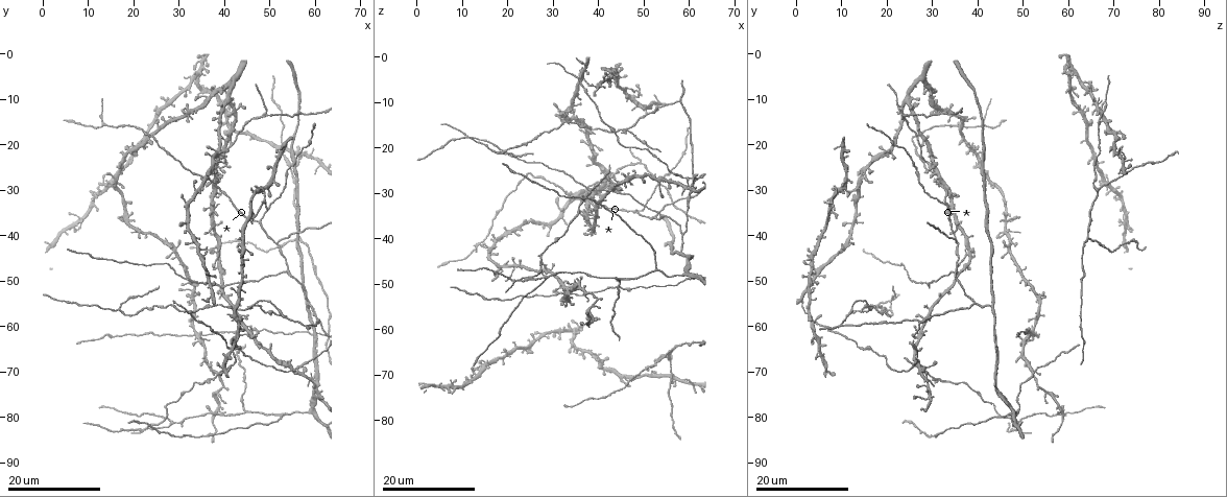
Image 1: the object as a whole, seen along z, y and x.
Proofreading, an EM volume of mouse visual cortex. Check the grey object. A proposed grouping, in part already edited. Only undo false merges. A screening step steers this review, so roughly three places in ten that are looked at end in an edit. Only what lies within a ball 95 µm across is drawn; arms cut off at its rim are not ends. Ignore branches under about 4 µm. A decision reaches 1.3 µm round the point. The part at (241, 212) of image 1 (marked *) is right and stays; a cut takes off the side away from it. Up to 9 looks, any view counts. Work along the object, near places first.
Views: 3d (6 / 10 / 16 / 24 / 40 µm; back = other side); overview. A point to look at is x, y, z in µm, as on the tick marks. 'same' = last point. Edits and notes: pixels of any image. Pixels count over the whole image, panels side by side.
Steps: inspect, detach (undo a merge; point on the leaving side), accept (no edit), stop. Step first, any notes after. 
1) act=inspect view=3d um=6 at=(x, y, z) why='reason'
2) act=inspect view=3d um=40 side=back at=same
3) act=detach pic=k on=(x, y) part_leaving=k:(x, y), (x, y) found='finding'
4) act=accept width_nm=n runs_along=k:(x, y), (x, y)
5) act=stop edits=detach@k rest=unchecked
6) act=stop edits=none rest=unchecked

act=inspect view=3d um=24 at=(17.0, 56.0, 20.5) why='arms part here'

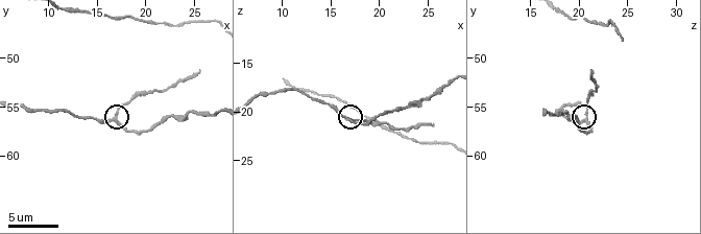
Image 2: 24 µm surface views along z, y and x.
act=inspect view=3d um=6 at=(16.6, 56.2, 20.8) why='closer look'

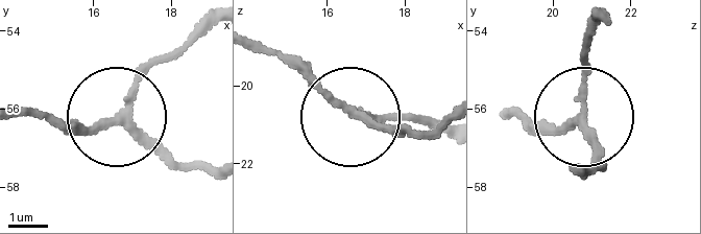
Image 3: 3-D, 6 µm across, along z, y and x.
act=inspect view=3d um=6 side=back at=(16.65, 56.30, 20.60)

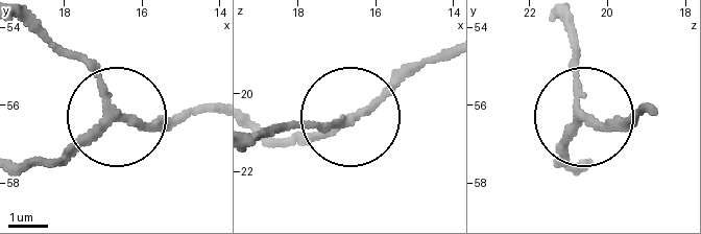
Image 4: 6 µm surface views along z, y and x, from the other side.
act=detach pic=4 on=(90, 65) arms=3 part_leaving=4:(112, 114), (92, 67), (22, 24) found='two neurons meet here'

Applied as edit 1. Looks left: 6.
act=inspect view=overview why='see it whole again'

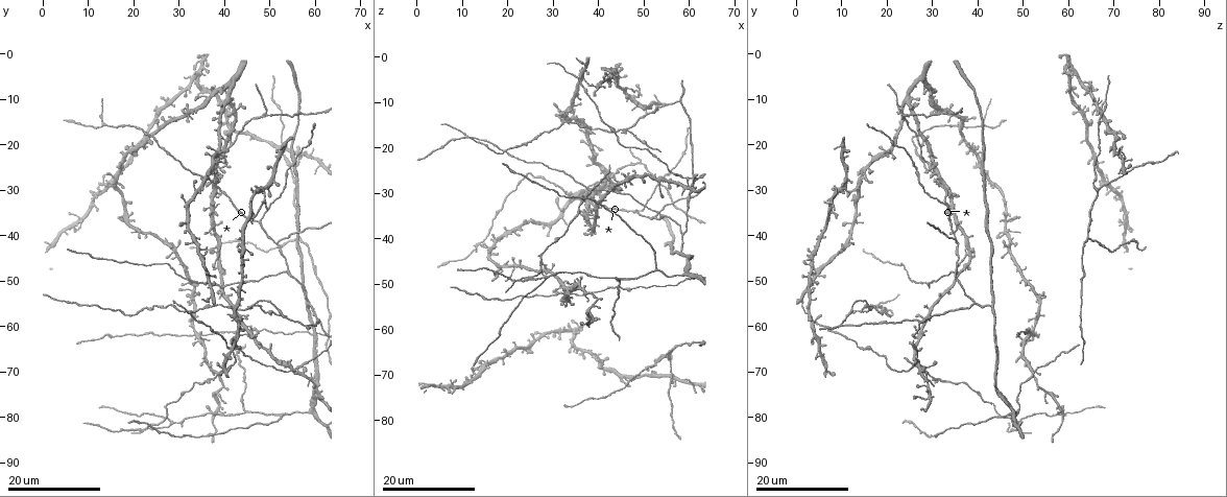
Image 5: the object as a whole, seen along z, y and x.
act=inspect view=3d um=24 at=(42.0, 20.0, 27.5) why='a fork'

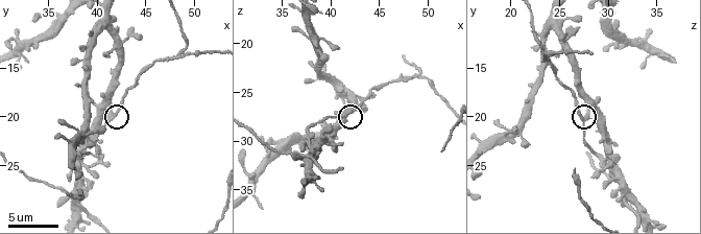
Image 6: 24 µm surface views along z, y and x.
act=inspect view=3d um=6 at=(41.4, 20.2, 27.6)

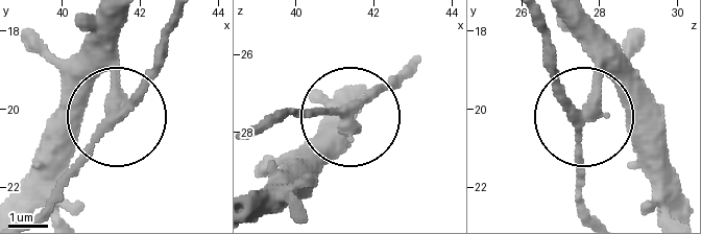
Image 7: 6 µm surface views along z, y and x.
act=accept arms=3 runs_along=7:(584, 207), (580, 117), (544, 51) found='continuous, no second neuron'

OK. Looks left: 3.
act=inspect view=3d um=16 at=(54.0, 47.5, 34.5) why='arms part here'

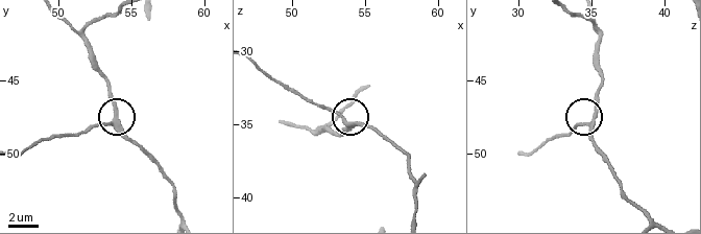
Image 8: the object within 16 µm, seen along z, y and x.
act=inspect view=3d um=6 at=(53.8, 48.0, 35.0)

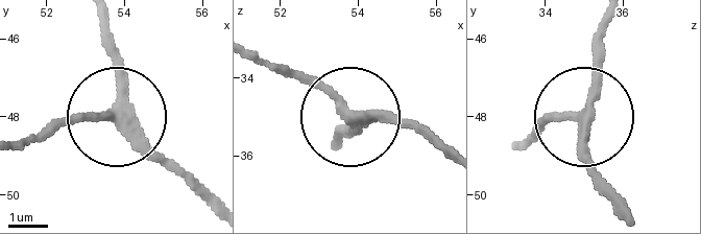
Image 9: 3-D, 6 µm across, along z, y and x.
act=accept side_arm_um=61 arms=3 found='one neuron here'

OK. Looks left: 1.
act=stop edits=detach@4 rest=unchecked

